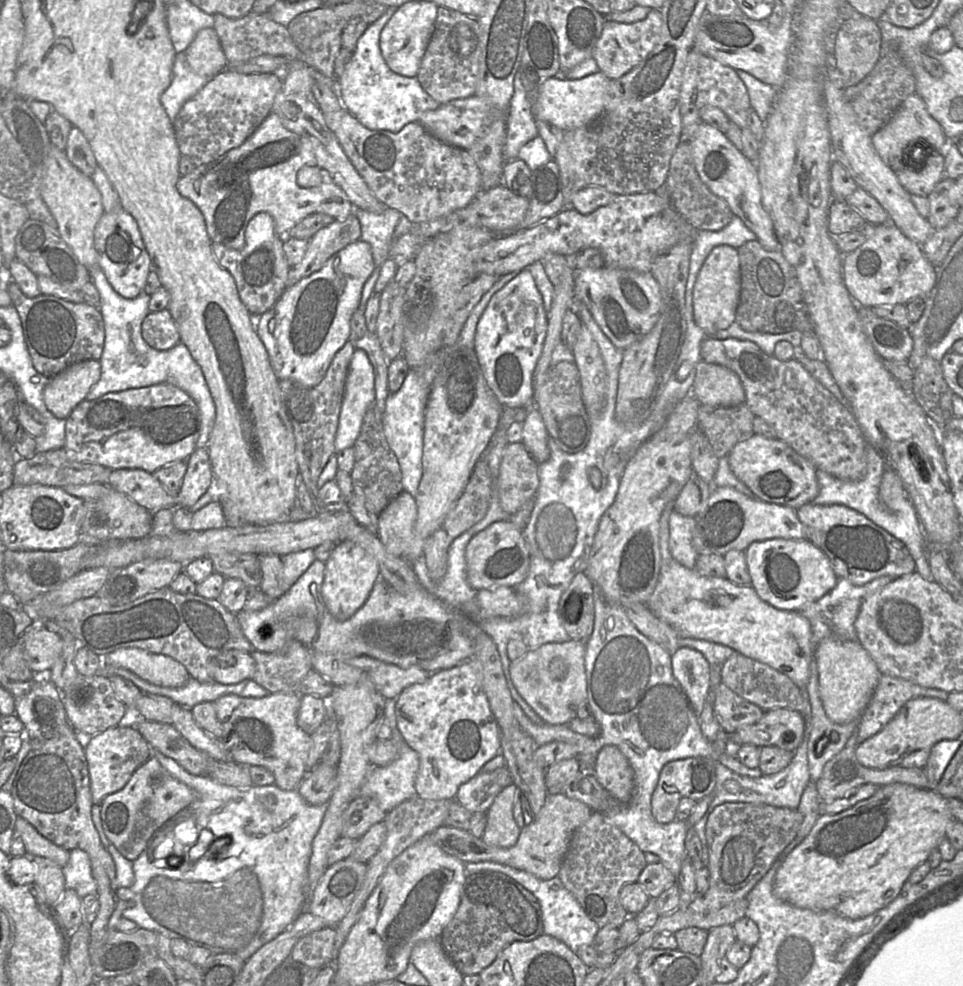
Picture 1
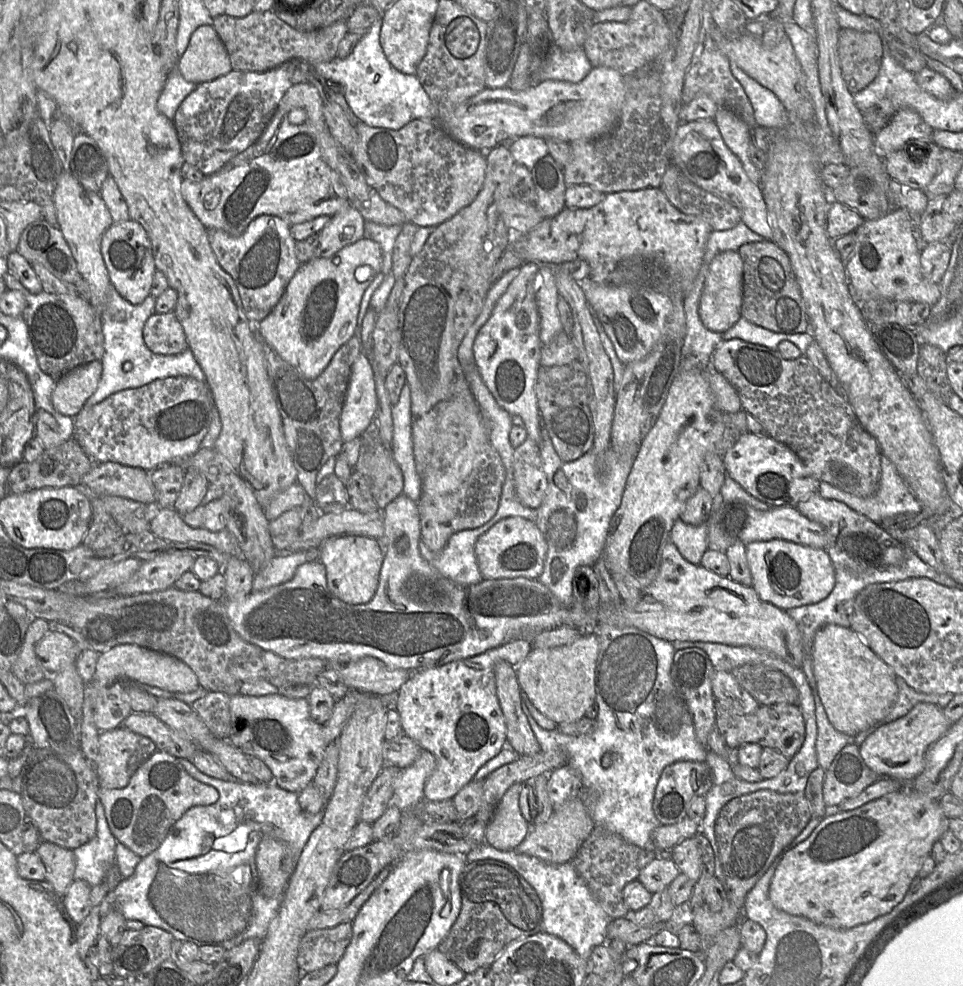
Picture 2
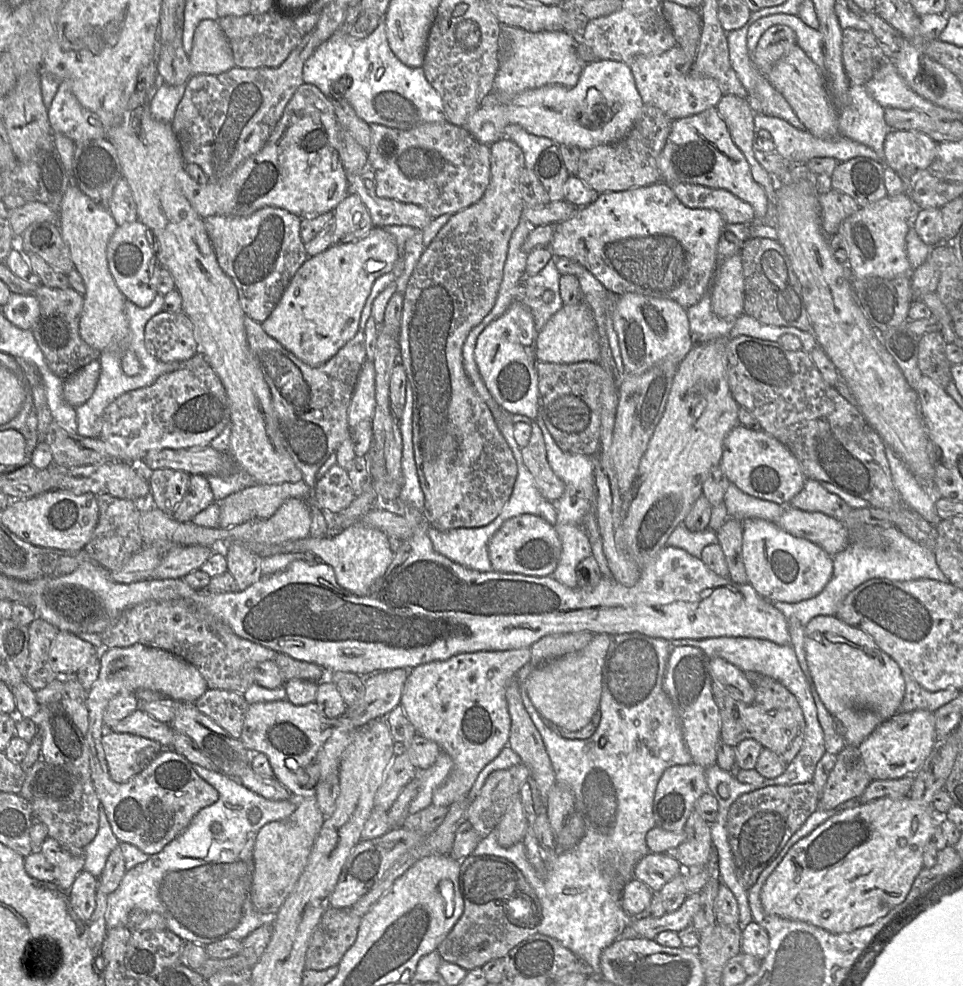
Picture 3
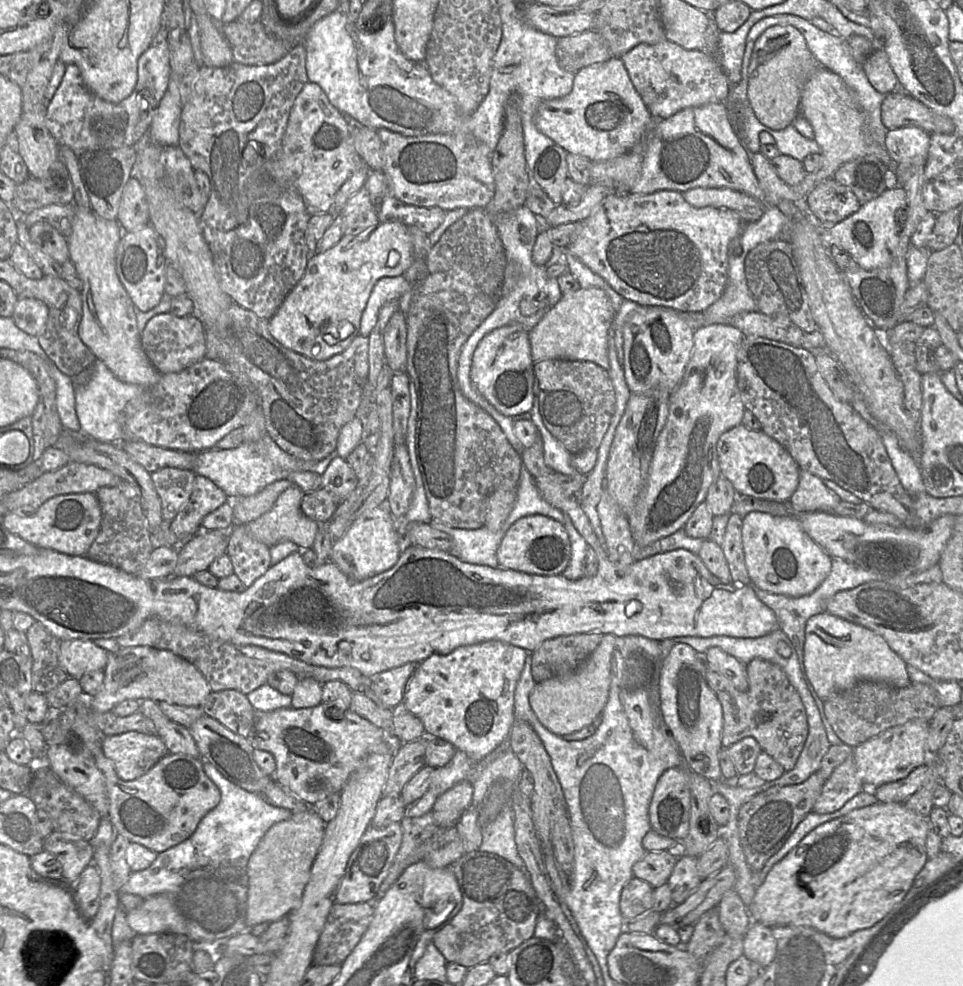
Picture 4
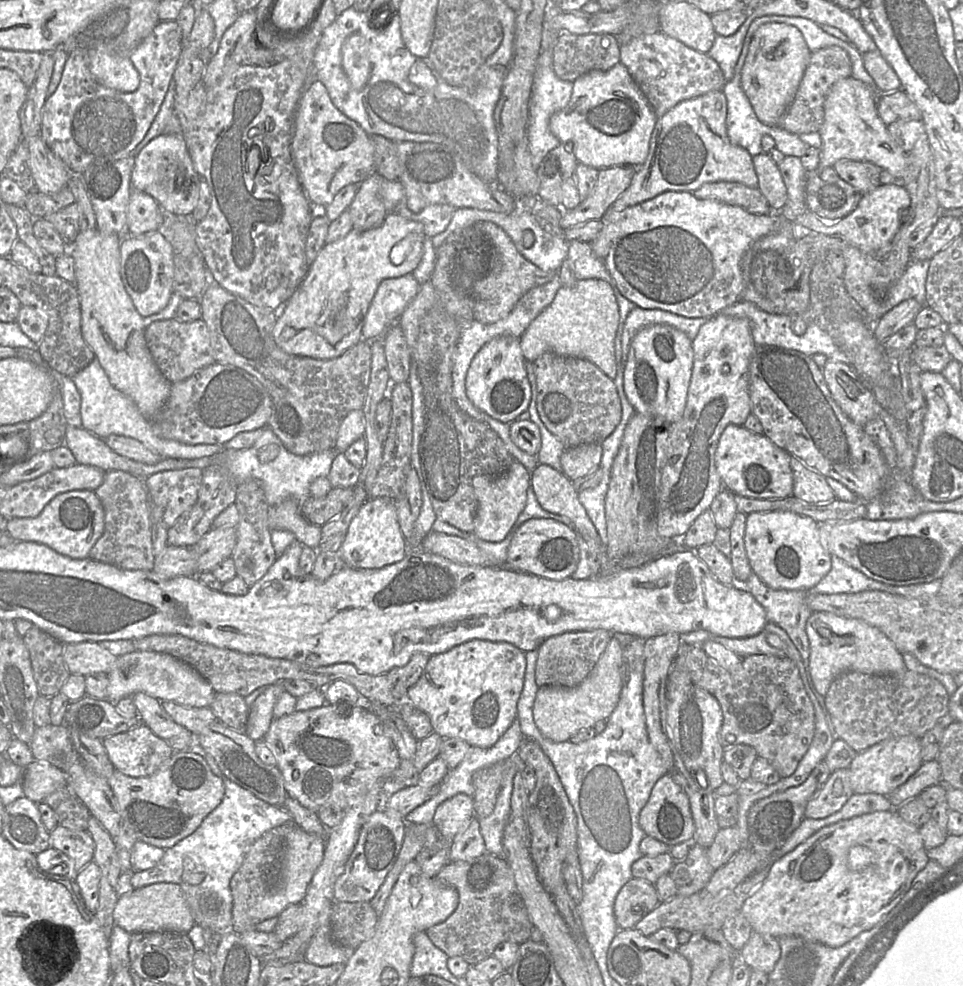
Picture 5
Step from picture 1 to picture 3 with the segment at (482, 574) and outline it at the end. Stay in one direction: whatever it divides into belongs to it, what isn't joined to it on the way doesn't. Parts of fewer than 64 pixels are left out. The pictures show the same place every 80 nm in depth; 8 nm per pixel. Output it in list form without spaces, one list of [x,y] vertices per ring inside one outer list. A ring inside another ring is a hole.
[[[521,514],[506,520],[488,542],[493,571],[529,576],[550,576],[557,567],[562,551],[554,526],[532,514]]]

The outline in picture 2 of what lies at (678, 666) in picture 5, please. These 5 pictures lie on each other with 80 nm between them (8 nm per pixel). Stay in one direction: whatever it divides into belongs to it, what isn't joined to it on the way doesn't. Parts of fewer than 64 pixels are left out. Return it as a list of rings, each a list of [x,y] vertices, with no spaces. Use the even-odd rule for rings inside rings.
[[[715,702],[716,726],[729,749],[736,749],[745,743],[755,743],[779,751],[791,759],[801,748],[805,739],[805,722],[798,705],[779,703],[759,705],[750,713],[737,715],[727,711],[719,702]]]

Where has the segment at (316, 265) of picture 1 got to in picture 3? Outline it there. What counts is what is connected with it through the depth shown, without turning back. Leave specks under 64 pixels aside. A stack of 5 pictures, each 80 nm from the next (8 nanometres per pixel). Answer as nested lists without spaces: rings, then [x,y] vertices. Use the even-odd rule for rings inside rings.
[[[348,194],[333,212],[333,245],[356,241],[374,227],[367,208],[355,194]]]

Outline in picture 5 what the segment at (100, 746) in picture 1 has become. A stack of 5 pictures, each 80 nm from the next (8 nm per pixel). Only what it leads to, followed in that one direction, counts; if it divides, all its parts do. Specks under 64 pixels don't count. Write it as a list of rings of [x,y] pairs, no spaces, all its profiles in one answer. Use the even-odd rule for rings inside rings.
[[[144,723],[104,739],[103,745],[114,767],[134,778],[153,774],[175,753]]]

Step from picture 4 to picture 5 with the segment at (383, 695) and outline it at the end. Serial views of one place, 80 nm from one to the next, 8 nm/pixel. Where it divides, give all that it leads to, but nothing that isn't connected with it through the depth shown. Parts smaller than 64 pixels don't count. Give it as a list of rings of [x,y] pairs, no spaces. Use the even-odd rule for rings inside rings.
[[[416,653],[406,665],[392,668],[385,674],[394,697],[406,699],[408,689],[419,679],[429,657],[429,654]]]

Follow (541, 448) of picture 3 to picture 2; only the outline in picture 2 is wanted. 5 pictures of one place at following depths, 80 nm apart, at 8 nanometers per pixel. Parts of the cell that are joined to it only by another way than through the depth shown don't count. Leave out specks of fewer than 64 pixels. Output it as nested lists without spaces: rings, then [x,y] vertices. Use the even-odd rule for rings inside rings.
[[[527,438],[514,448],[513,477],[518,499],[525,506],[536,509],[546,494],[548,481],[543,468],[540,446]]]

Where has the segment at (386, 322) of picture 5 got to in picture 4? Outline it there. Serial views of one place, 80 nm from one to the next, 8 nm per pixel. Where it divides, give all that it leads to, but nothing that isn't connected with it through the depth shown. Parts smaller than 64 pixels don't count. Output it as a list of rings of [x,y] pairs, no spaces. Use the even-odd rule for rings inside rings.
[[[403,276],[383,277],[374,285],[360,321],[360,335],[368,337],[376,327],[380,308],[387,302],[398,300],[412,290],[412,285]]]

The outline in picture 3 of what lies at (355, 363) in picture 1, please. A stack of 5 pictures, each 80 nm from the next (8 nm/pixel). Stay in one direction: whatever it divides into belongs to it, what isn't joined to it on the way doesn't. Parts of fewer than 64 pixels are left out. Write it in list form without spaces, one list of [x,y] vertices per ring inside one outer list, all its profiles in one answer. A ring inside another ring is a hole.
[[[366,359],[358,375],[348,408],[348,426],[352,430],[363,420],[372,420],[375,411],[375,365]]]

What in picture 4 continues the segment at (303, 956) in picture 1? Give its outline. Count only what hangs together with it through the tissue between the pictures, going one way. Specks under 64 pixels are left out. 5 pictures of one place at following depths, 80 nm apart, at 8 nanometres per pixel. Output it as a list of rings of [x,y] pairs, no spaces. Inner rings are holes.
[[[370,902],[333,903],[314,947],[312,964],[341,965],[364,935],[373,913]]]

